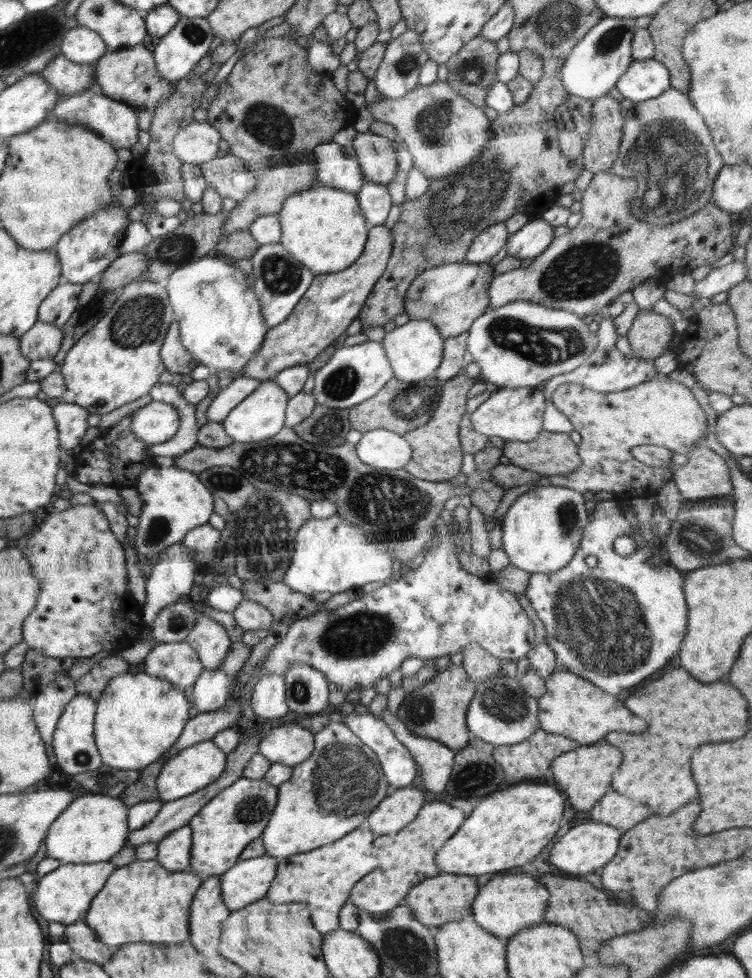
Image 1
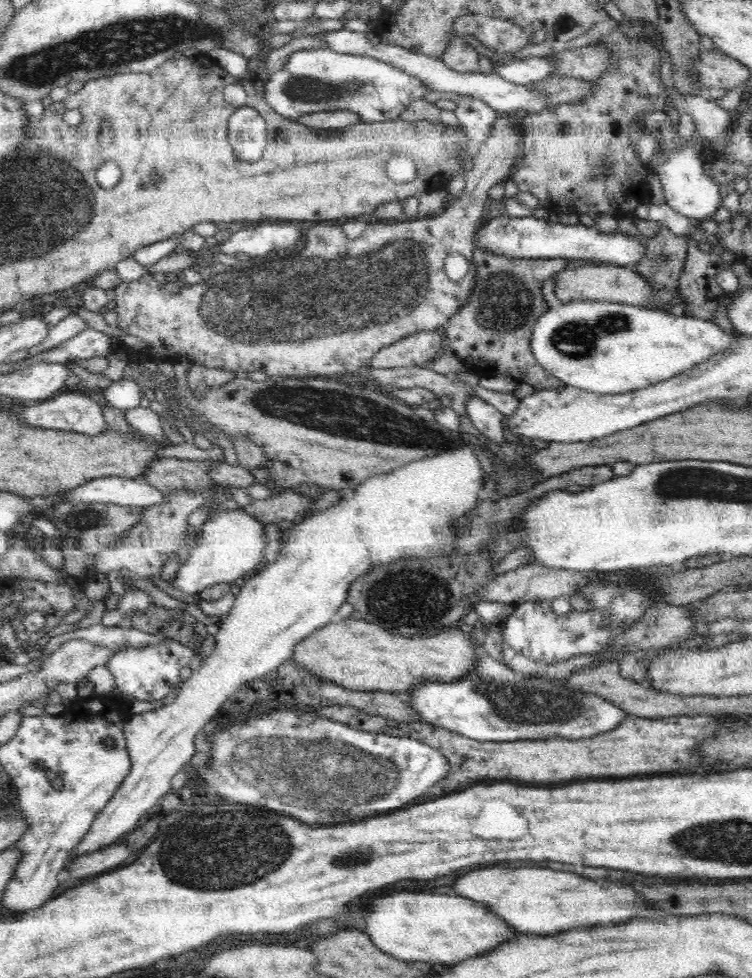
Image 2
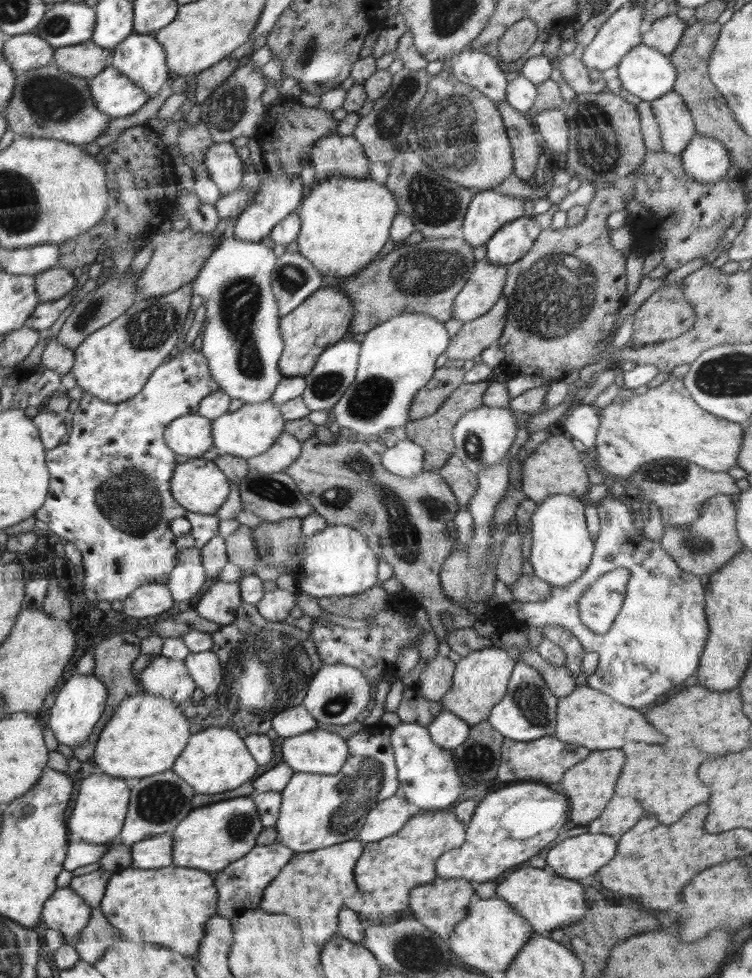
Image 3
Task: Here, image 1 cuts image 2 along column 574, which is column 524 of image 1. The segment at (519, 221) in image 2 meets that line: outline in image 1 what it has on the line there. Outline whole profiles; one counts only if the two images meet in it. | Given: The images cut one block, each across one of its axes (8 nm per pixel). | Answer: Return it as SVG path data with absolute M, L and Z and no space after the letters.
M539 215L533 216L508 239L507 255L520 259L535 259L550 246L554 238L554 230L555 227L548 224Z

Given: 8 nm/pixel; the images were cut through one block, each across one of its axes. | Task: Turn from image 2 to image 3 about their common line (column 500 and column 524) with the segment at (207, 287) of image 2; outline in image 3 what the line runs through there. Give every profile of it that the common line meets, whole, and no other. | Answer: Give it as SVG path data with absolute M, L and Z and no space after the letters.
M507 101L496 103L512 147L513 172L522 182L530 183L542 153L541 139L530 118L512 108Z

